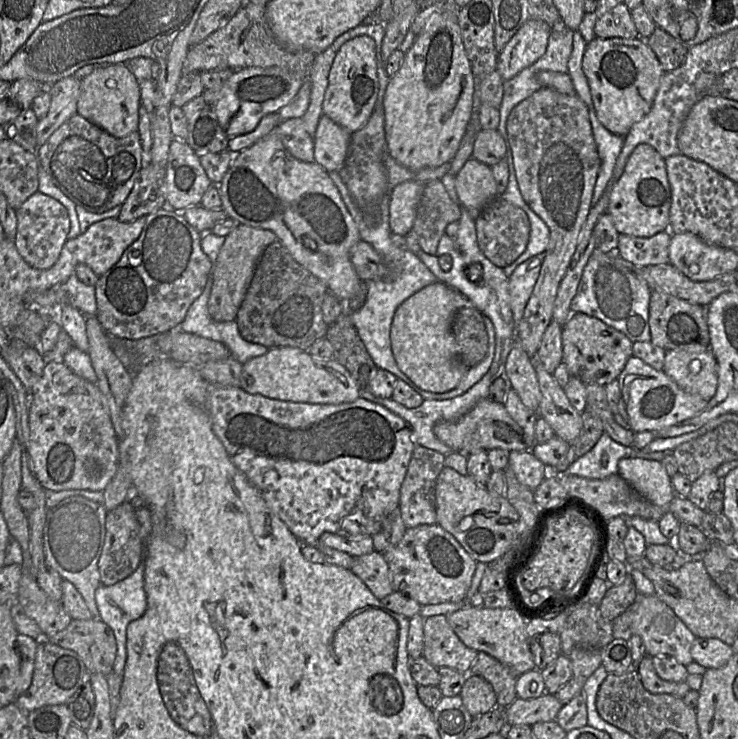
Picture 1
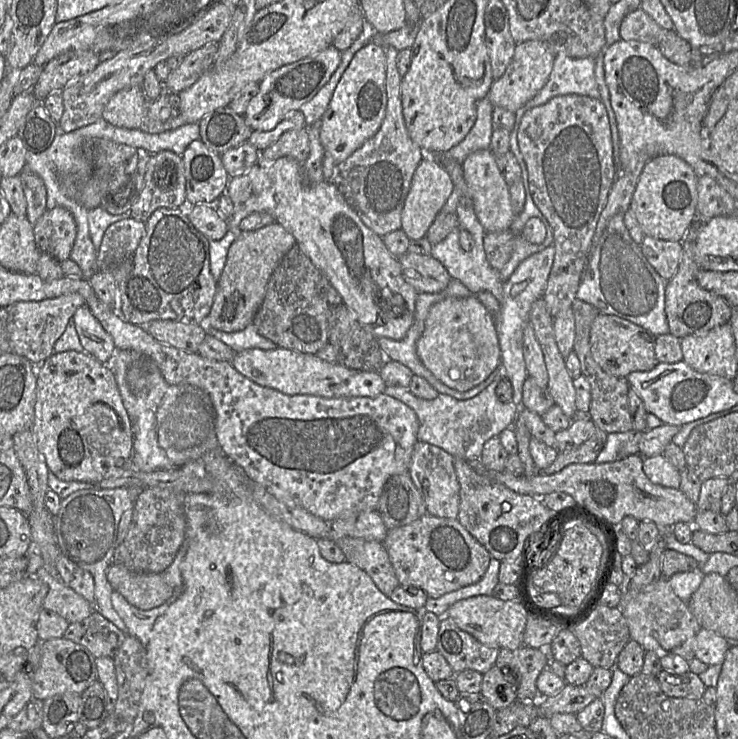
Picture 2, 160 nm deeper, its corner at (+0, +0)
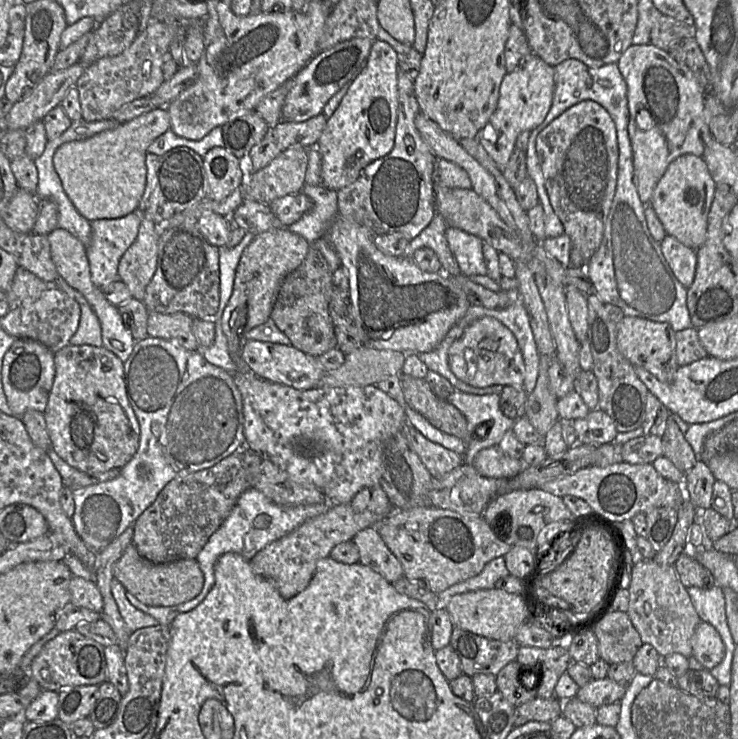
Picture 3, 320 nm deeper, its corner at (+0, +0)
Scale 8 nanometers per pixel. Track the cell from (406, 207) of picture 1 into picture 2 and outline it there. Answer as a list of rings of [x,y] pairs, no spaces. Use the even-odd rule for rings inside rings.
[[[426,154],[416,168],[402,210],[401,230],[405,232],[410,240],[425,238],[429,227],[446,204],[454,189],[449,173],[439,160],[433,159],[433,155],[438,154]]]

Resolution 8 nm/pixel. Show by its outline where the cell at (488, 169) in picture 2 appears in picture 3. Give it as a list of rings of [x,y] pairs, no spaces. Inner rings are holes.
[[[530,53],[522,59],[513,72],[504,76],[500,85],[496,110],[476,136],[485,151],[499,167],[505,166],[508,162],[515,149],[519,134],[533,130],[546,118],[555,88],[554,76],[554,67],[534,53]]]

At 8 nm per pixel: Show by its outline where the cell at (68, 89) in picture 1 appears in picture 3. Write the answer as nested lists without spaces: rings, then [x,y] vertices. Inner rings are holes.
[[[150,20],[146,29],[141,32],[133,43],[121,54],[112,57],[104,57],[86,67],[84,73],[77,80],[75,88],[79,93],[82,120],[93,122],[111,119],[112,114],[122,105],[134,100],[149,97],[164,82],[162,66],[163,57],[169,51],[170,43],[175,36],[175,28],[158,20]]]

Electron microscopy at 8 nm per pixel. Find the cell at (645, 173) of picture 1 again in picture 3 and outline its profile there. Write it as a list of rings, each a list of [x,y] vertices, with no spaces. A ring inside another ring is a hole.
[[[681,155],[667,167],[653,191],[649,205],[654,209],[668,236],[697,250],[706,240],[707,219],[716,187],[703,157]]]

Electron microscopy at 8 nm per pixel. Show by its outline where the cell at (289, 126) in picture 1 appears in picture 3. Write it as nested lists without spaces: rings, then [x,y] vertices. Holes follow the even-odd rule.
[[[292,145],[265,167],[244,176],[241,184],[243,200],[270,204],[277,198],[295,194],[305,185],[308,148]]]

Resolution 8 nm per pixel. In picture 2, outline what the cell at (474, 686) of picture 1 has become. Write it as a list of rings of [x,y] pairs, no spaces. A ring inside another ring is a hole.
[[[494,665],[483,674],[480,694],[496,710],[515,703],[517,688],[513,673]]]

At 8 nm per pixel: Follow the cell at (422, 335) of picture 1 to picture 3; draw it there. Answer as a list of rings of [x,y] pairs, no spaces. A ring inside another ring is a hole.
[[[484,316],[473,321],[448,350],[448,362],[453,374],[474,387],[510,385],[522,389],[525,364],[514,334],[494,317]]]

